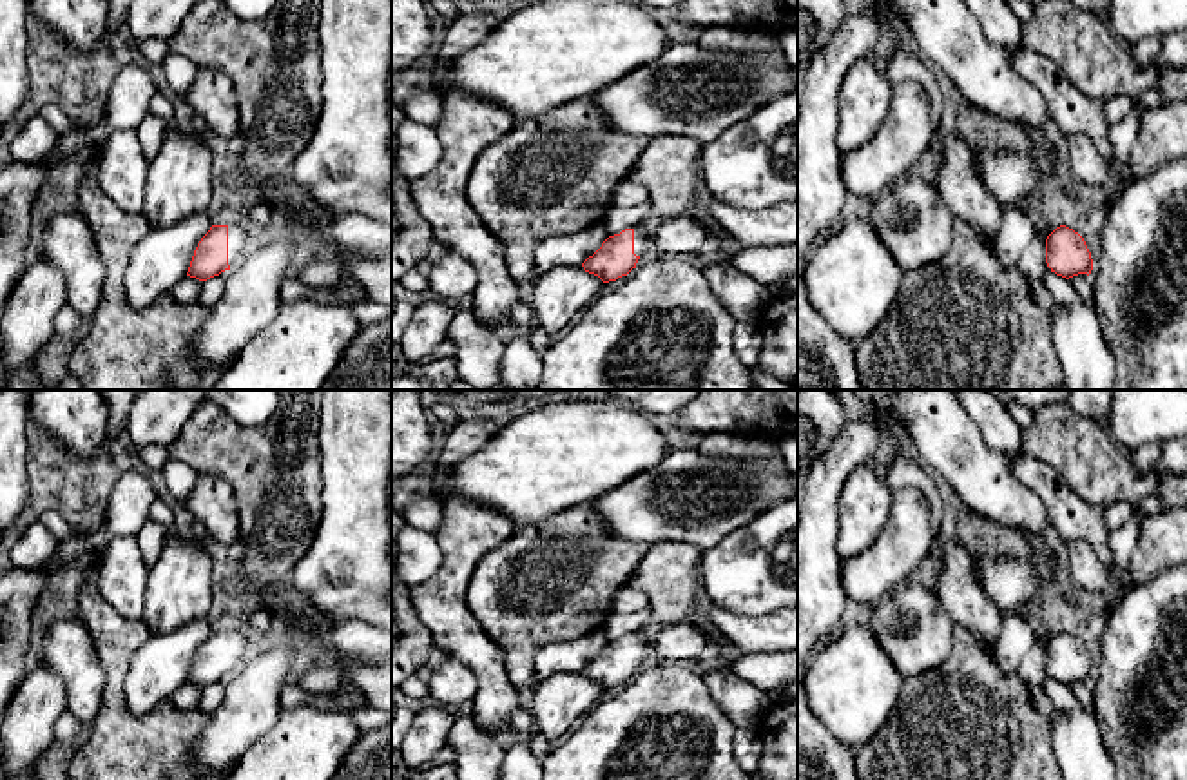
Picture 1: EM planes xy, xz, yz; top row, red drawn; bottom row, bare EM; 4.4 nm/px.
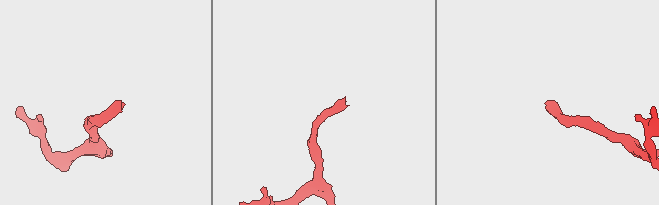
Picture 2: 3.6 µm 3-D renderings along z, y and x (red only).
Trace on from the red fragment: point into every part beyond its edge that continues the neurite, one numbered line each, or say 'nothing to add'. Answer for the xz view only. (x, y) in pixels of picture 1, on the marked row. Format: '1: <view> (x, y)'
1: xz (642, 231)

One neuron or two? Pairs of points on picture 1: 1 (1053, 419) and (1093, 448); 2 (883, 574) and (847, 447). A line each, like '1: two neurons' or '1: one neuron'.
1: one neuron
2: two neurons

